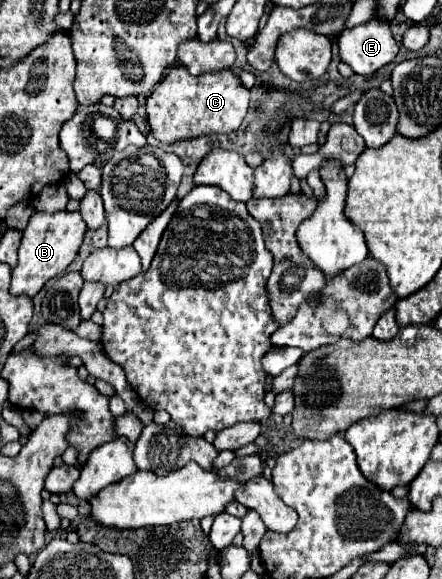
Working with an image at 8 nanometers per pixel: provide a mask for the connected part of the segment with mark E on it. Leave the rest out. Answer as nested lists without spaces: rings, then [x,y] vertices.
[[[370,19],[364,25],[344,29],[338,35],[340,59],[358,75],[374,75],[384,65],[392,63],[398,53],[398,43],[392,37],[390,25]]]

